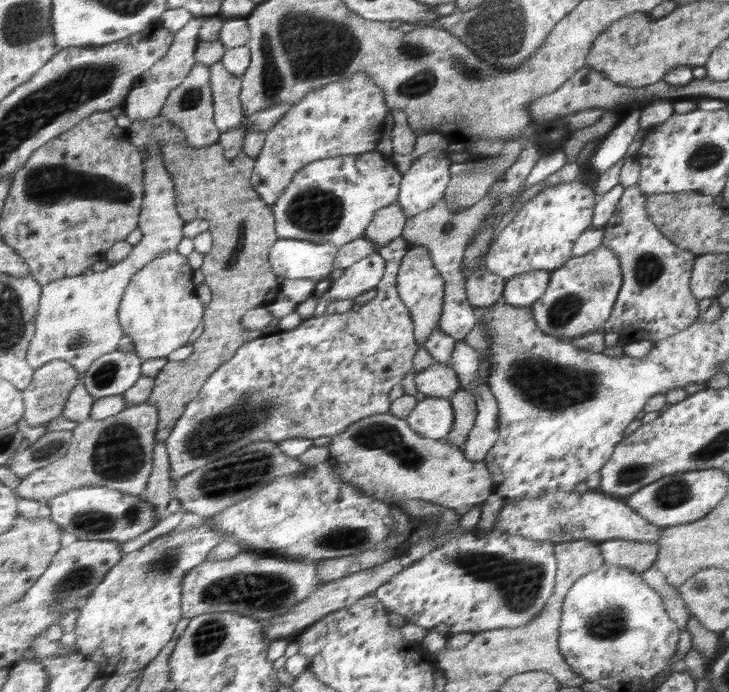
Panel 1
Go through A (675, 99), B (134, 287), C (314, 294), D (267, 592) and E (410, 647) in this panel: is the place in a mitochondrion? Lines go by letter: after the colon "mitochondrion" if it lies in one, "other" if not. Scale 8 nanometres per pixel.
A: other
B: other
C: other
D: mitochondrion
E: other

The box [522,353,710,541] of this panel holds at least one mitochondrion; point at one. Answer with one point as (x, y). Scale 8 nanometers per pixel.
(672, 494)

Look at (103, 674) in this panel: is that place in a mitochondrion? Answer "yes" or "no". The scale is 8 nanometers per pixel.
no

